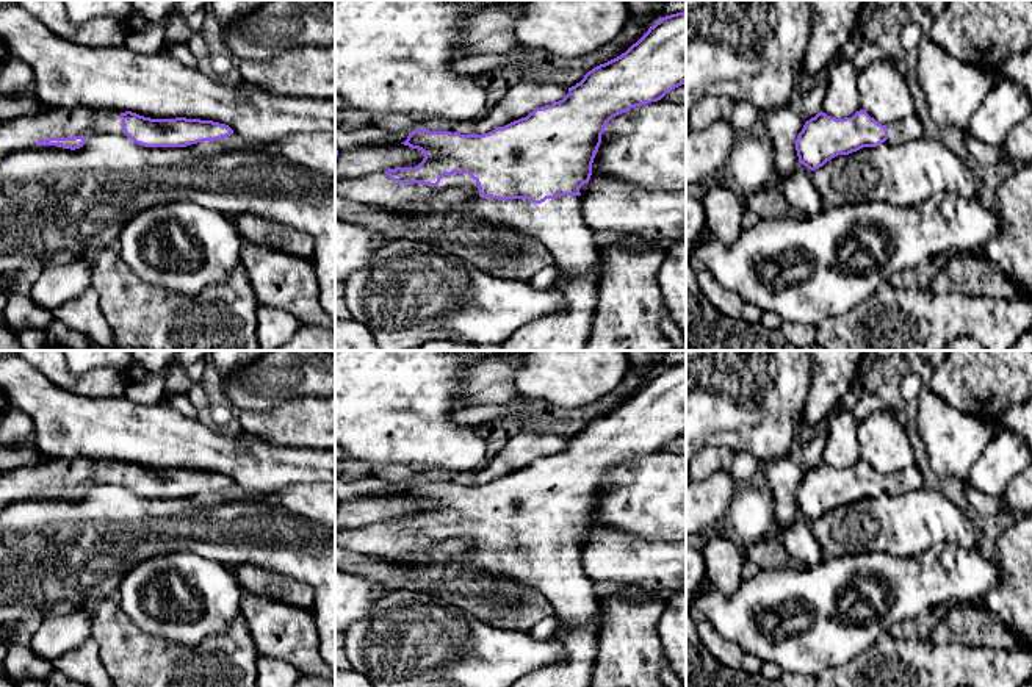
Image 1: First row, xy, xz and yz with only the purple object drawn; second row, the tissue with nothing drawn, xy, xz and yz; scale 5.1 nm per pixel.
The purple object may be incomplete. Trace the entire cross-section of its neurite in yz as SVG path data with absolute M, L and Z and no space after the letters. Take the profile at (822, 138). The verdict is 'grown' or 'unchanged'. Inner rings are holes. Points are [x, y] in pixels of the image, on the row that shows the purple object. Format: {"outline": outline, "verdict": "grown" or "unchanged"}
{"outline": "M864 110L844 119L830 117L821 111L805 122L796 139L796 150L799 163L816 171L838 155L877 147L882 142L899 146L922 138L922 133L924 125L916 114L882 125Z", "verdict": "grown"}

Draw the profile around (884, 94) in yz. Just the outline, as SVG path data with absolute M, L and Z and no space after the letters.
M874 61L858 72L860 110L879 124L894 124L915 114L913 99L904 74L888 61Z

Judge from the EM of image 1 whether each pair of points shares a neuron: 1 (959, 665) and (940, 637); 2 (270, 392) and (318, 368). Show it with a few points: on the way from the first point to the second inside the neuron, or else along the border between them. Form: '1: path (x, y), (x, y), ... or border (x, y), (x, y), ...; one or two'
1: border (940, 643), (948, 640), (979, 647); two
2: path (282, 379), (293, 368), (306, 368); one

